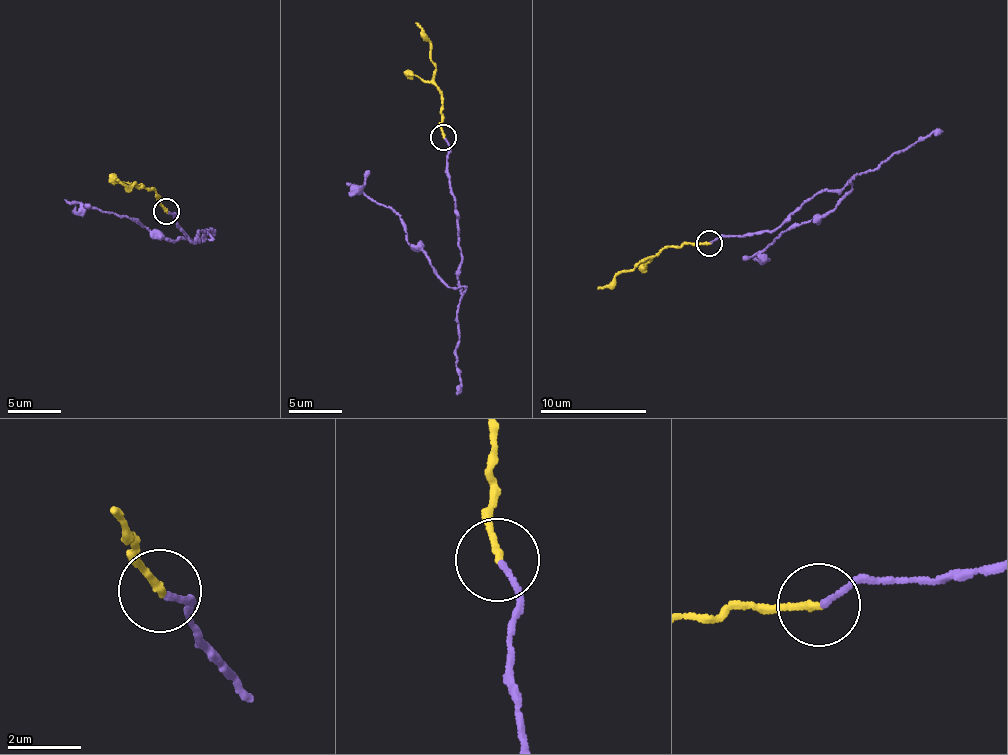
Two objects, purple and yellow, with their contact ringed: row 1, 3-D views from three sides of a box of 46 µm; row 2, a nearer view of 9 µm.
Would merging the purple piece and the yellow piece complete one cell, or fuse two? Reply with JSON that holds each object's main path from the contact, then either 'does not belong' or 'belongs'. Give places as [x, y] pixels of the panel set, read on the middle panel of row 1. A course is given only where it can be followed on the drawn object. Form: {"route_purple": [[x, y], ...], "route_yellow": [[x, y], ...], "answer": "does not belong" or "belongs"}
{"route_purple": [[444, 139], [450, 147], [447, 177], [460, 250], [455, 286], [444, 282], [406, 241], [403, 219], [347, 183]], "route_yellow": [[444, 137], [441, 93], [432, 79], [429, 42], [414, 22]], "answer": "does not belong"}

